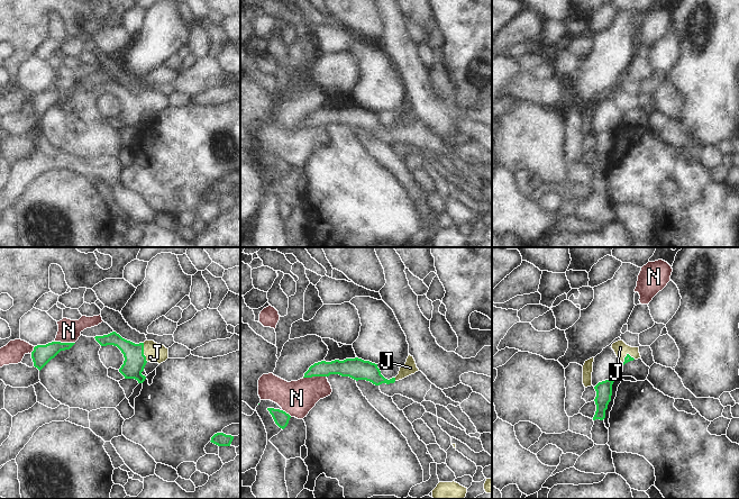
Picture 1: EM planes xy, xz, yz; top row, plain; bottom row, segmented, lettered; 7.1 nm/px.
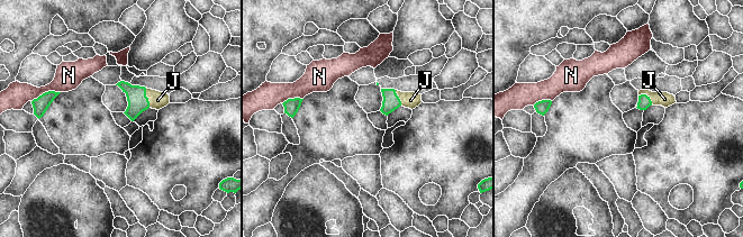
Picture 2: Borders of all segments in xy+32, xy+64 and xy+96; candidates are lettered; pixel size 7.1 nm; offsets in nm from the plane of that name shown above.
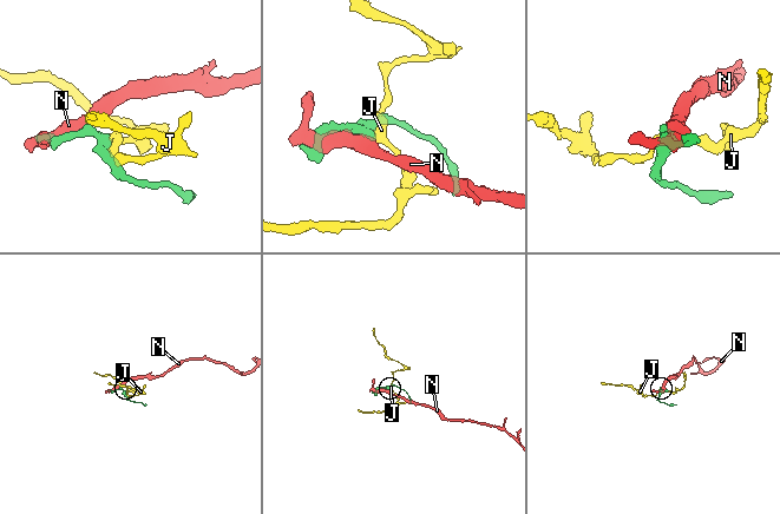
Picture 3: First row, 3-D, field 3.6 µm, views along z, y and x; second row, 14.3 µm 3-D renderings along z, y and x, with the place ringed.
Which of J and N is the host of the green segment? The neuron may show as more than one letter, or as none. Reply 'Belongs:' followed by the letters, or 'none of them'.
Belongs: J

